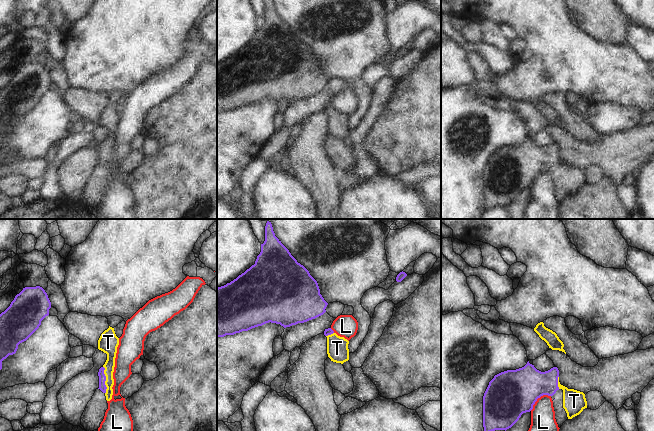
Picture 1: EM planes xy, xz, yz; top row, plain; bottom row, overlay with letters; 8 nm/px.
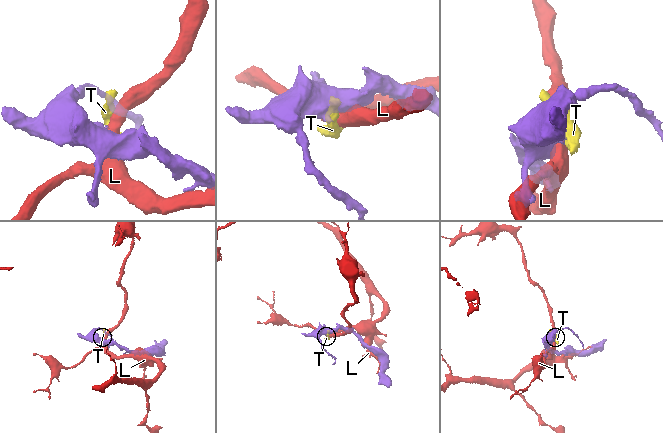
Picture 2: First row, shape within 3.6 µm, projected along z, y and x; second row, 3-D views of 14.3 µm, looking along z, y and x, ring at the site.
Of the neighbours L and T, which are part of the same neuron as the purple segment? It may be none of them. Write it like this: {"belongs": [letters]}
{"belongs": ["T"]}

